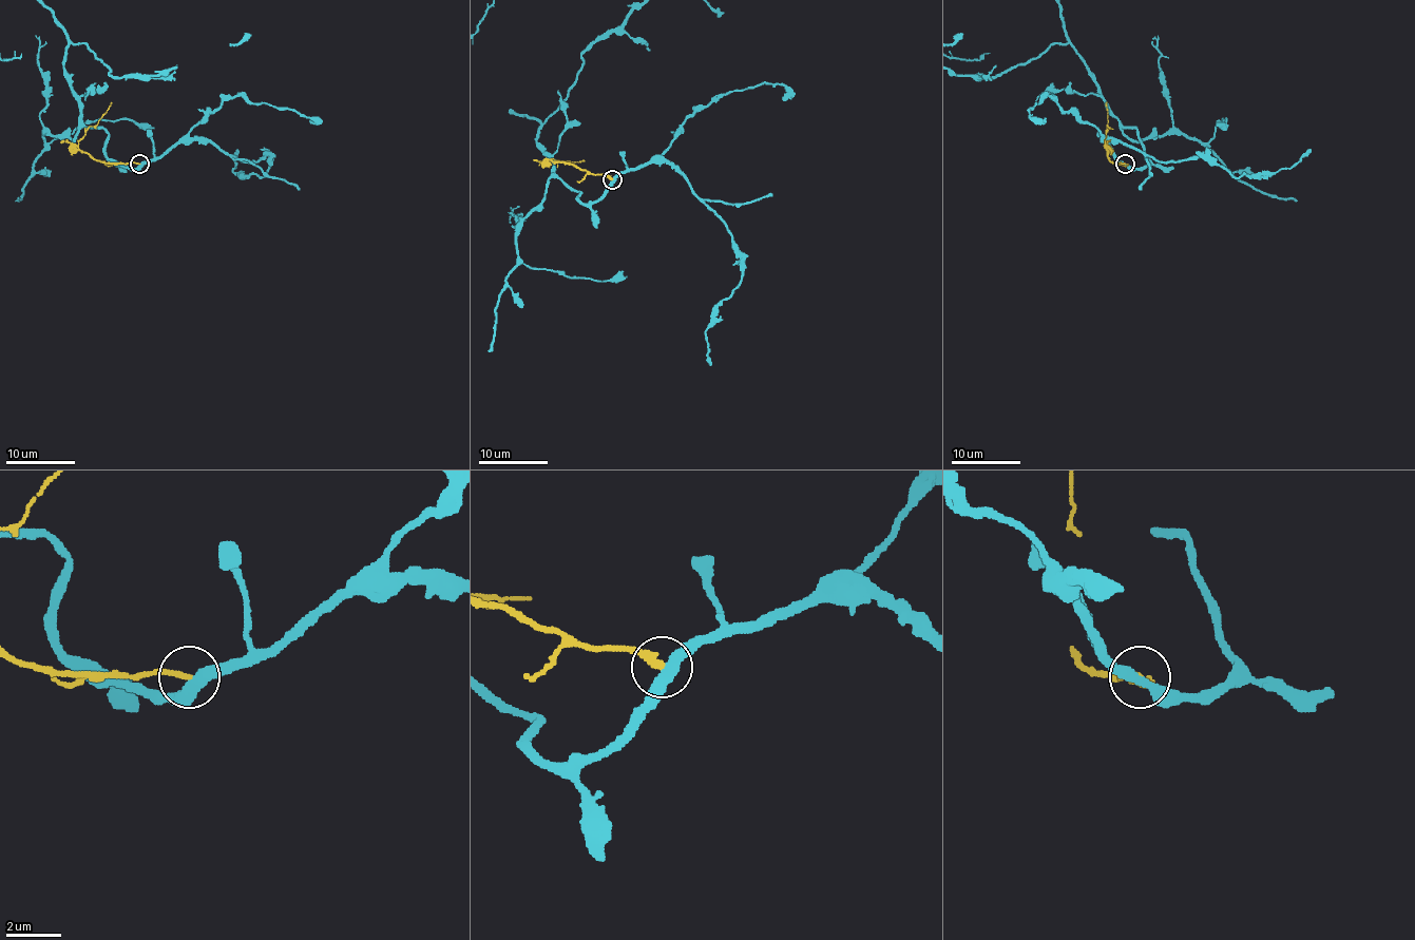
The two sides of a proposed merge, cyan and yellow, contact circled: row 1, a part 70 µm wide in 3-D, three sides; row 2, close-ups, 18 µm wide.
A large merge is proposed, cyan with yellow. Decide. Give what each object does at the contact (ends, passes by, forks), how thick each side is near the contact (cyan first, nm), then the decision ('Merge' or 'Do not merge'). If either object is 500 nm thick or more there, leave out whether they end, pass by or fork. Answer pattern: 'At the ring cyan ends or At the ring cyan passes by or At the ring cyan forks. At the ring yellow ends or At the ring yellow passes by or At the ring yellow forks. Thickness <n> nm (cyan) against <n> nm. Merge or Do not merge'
At the ring cyan passes by. At the ring yellow ends. Thickness 380 nm (cyan) against 240 nm. Do not merge

